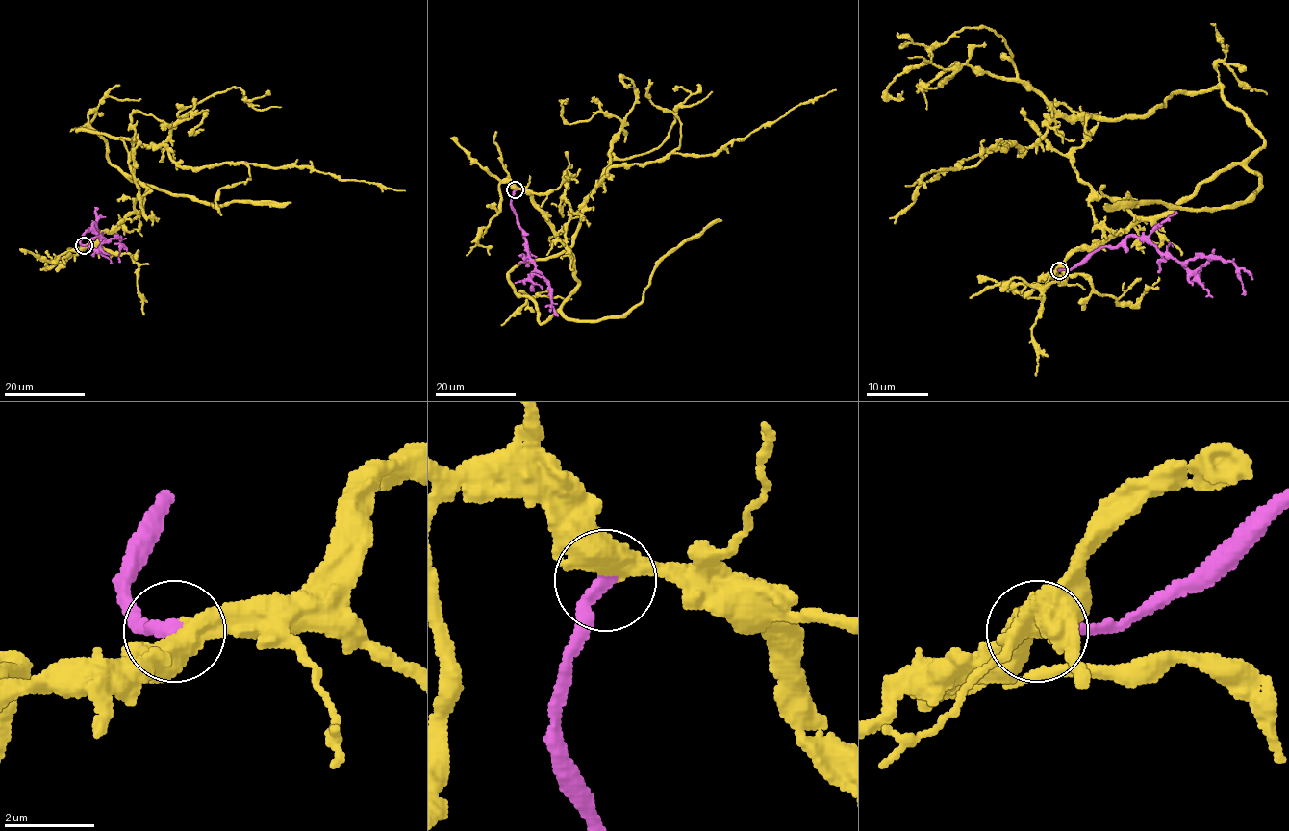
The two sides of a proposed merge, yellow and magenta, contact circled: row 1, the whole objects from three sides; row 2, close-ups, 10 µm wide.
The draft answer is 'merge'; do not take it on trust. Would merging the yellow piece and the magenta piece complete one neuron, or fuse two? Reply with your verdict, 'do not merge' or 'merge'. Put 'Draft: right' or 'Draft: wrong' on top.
Draft: right
merge

